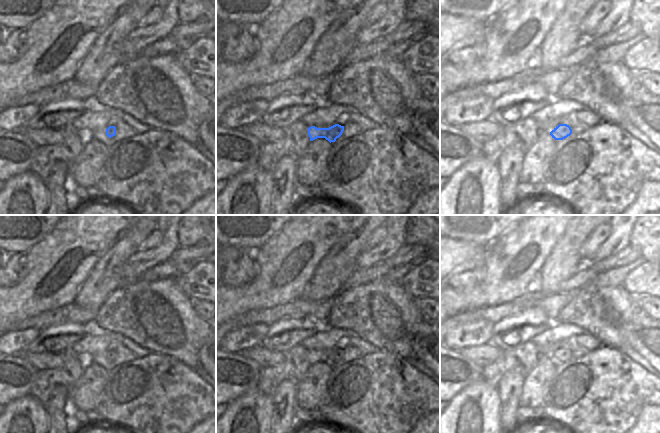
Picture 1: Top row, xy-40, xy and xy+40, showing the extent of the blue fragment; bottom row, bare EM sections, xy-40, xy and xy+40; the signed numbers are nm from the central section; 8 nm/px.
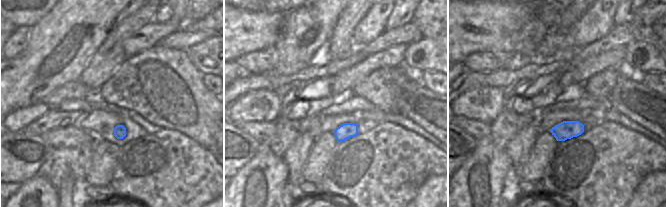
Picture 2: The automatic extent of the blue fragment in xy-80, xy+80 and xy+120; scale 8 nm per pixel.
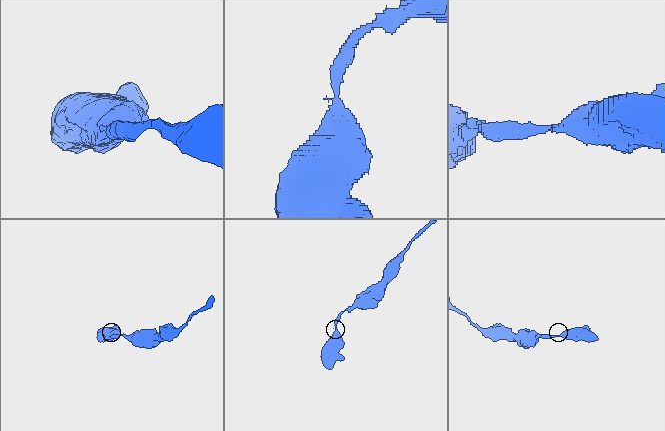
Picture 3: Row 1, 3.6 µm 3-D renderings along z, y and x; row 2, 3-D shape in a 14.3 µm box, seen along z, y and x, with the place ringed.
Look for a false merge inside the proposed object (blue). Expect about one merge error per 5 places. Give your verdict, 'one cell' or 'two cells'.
one cell

